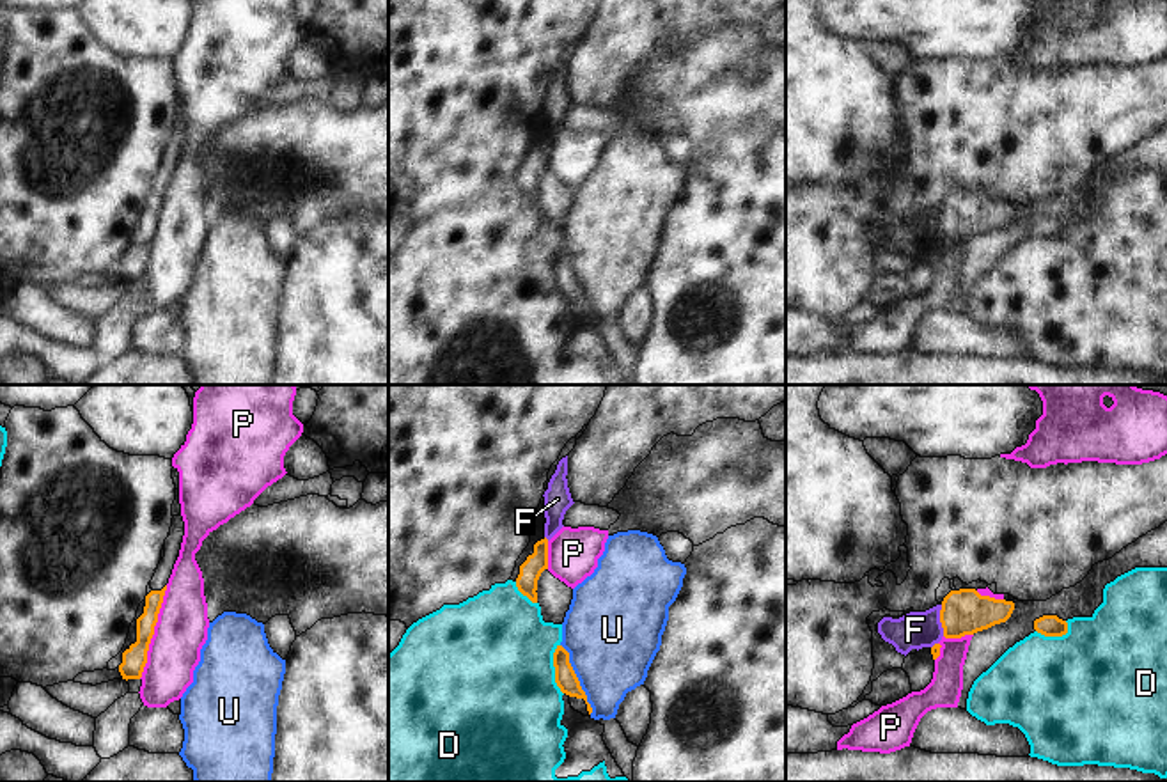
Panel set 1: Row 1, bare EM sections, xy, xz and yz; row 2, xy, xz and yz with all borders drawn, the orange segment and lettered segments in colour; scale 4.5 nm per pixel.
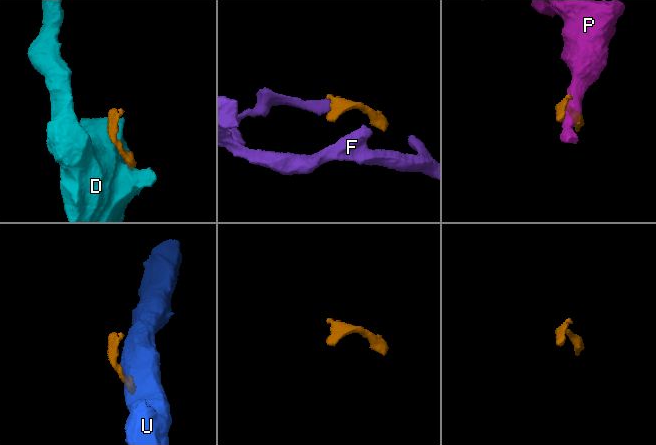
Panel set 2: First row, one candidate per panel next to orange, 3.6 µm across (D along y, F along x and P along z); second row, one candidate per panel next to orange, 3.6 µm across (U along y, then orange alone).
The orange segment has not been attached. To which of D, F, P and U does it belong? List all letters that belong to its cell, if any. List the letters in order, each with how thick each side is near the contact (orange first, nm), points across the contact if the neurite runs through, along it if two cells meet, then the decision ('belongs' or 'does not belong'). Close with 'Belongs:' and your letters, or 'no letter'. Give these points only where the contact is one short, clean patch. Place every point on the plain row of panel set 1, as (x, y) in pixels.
D: 100 nm thick on the orange side, 480 nm on the other; does not belong
F: 200 nm thick on the orange side, 170 nm on the other; border along yz (940, 208), (944, 238); does not belong
P: 110 nm thick on the orange side, 240 nm on the other; does not belong
U: 100 nm thick on the orange side, 420 nm on the other; border along xz (561, 247), (568, 256), (568, 265), (591, 316); does not belong
Belongs: no letter

